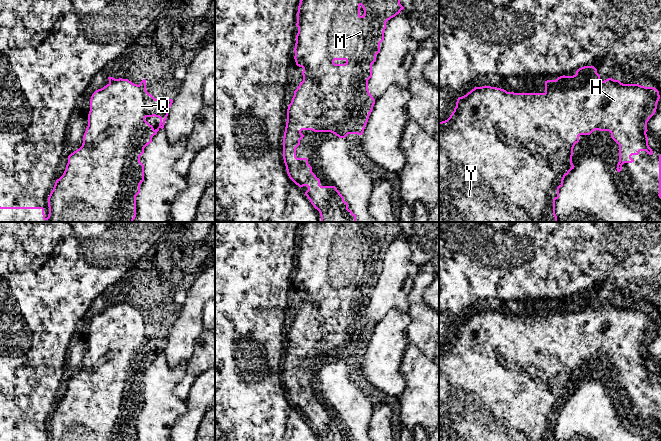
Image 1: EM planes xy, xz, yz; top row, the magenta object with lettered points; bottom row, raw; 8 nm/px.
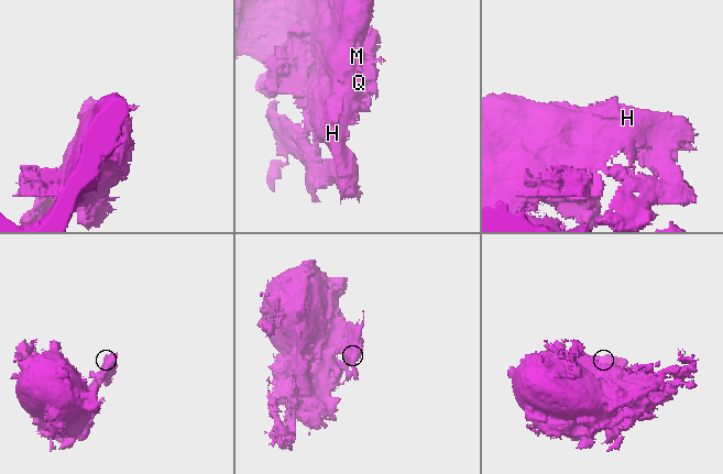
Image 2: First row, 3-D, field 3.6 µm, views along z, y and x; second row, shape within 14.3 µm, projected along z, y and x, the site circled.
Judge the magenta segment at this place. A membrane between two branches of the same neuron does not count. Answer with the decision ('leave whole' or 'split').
leave whole

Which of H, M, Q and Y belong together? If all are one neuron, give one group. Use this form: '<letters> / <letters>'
H M Q Y

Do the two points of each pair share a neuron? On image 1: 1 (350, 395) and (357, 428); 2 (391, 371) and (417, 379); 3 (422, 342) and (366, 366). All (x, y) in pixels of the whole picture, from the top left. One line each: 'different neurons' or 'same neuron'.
1: same neuron
2: different neurons
3: different neurons

